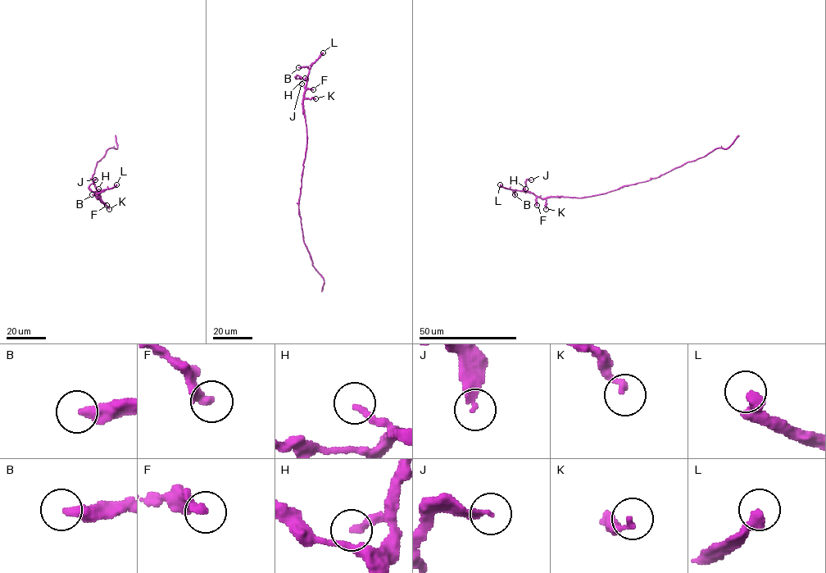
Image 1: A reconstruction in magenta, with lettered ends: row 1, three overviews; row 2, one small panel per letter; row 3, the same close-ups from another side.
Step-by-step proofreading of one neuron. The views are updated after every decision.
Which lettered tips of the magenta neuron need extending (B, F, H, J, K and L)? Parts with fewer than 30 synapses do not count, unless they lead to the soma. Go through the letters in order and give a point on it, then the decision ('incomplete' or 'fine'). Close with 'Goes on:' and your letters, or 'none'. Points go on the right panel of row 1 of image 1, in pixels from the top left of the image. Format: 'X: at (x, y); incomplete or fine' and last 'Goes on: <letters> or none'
B: at (515, 194); fine
F: at (537, 205); fine
H: at (525, 188); fine
J: at (531, 179); fine
K: at (546, 209); fine
L: at (500, 184); incomplete
Goes on: L

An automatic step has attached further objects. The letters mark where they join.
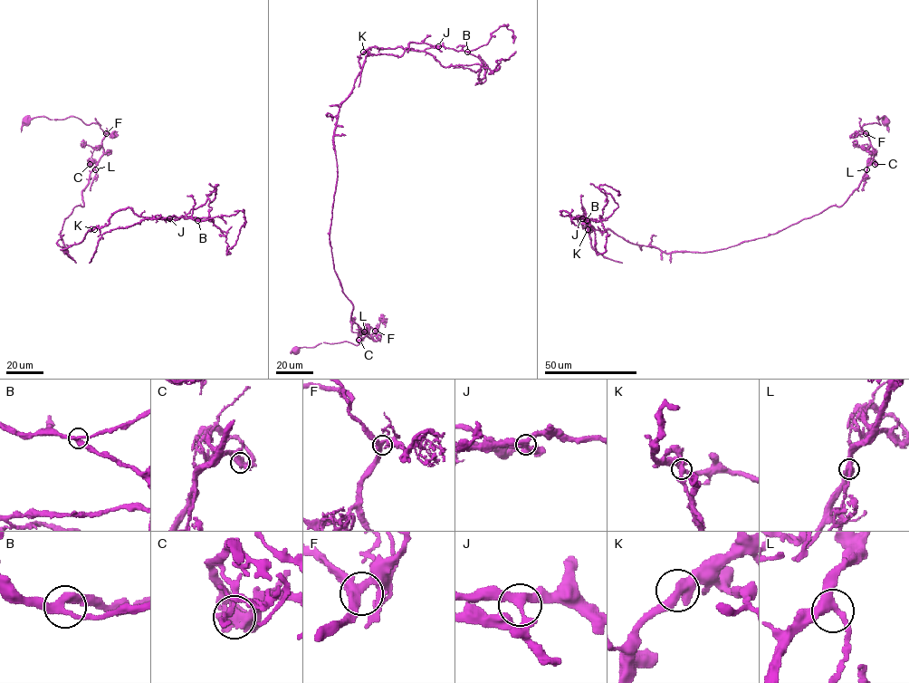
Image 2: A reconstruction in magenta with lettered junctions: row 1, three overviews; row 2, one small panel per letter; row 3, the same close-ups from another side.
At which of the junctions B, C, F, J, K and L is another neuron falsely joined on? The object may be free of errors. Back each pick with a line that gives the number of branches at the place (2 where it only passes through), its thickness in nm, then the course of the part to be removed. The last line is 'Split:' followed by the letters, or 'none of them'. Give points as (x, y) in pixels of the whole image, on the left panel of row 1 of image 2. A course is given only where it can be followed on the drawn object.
J: branches 3; calibre 320 nm; course (169, 218), (146, 218), (105, 232), (89, 263)
Split: J

